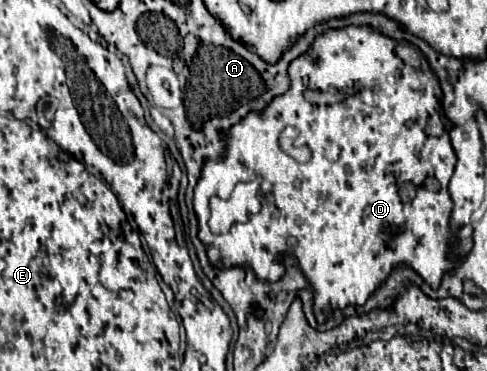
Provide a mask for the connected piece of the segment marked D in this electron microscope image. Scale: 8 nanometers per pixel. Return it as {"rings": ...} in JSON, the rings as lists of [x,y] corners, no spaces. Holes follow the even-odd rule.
{"rings":[[[348,26],[318,36],[312,44],[312,52],[290,64],[290,90],[272,100],[262,116],[250,112],[240,124],[228,130],[226,156],[222,162],[206,162],[194,188],[200,240],[216,244],[220,256],[224,256],[224,264],[252,264],[252,270],[262,280],[278,280],[284,274],[278,254],[296,256],[304,276],[308,276],[316,288],[316,316],[320,316],[320,322],[324,322],[334,308],[344,308],[348,304],[362,306],[388,278],[392,264],[400,264],[400,260],[416,268],[432,288],[440,286],[446,270],[460,264],[450,256],[454,248],[450,244],[452,200],[448,196],[448,180],[454,172],[456,154],[448,138],[450,124],[440,106],[442,90],[426,62],[419,69],[408,66],[394,54],[394,48],[394,40],[370,26]],[[290,124],[300,132],[296,146],[310,148],[312,156],[308,162],[297,162],[280,148],[279,135],[282,128]],[[252,176],[262,178],[258,190],[262,210],[250,214],[250,220],[244,224],[232,224],[226,234],[208,232],[210,198],[230,196],[238,182],[250,182]],[[426,178],[434,178],[440,184],[438,192],[424,188]],[[402,184],[416,186],[414,194],[402,192]]]}

